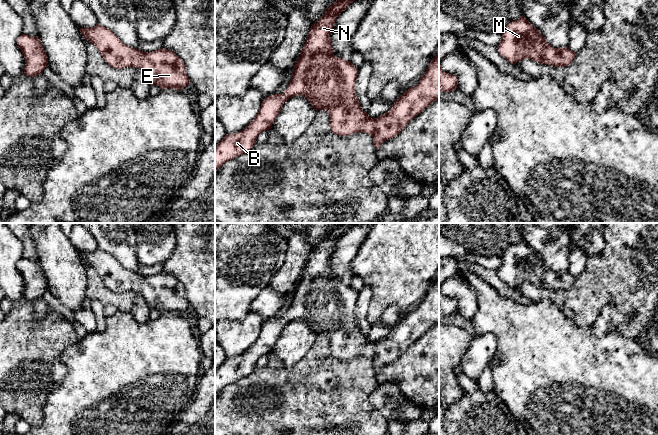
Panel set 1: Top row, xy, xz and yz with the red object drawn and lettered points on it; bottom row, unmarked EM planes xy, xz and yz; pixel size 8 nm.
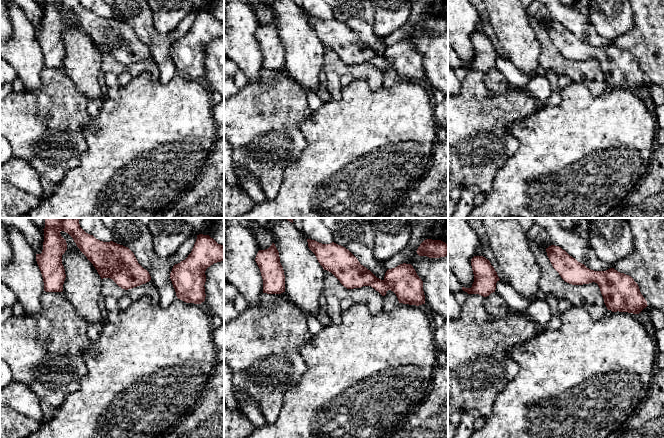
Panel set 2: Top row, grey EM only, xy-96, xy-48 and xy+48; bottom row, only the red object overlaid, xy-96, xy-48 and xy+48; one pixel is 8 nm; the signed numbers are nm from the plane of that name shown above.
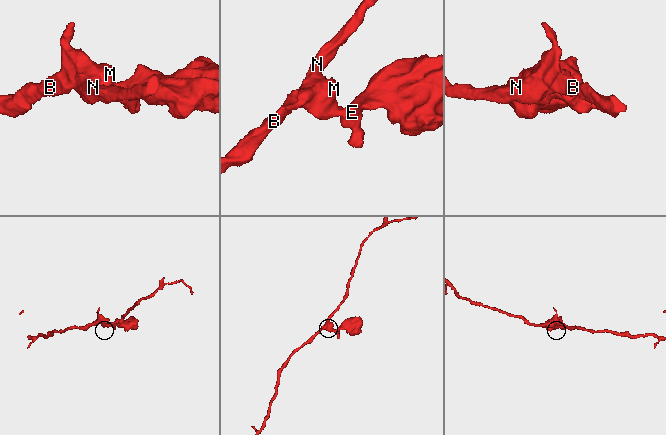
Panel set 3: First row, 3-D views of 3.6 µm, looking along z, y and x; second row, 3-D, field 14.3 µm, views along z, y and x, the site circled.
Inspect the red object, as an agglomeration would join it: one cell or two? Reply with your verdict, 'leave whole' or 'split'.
leave whole

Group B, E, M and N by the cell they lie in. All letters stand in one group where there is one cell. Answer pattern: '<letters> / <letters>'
B E M N

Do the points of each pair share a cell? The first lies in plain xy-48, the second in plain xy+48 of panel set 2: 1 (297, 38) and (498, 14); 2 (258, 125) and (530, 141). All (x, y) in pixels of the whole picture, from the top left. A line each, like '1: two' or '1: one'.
1: one
2: two

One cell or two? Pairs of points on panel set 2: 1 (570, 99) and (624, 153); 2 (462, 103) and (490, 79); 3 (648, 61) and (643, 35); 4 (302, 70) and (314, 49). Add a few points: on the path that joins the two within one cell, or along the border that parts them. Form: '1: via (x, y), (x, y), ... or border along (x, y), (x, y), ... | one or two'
1: via (583, 112), (611, 140) | one
2: border along (484, 73), (484, 84), (493, 92) | two
3: via (648, 55), (648, 41) | one
4: via (304, 65), (304, 59), (309, 54) | one

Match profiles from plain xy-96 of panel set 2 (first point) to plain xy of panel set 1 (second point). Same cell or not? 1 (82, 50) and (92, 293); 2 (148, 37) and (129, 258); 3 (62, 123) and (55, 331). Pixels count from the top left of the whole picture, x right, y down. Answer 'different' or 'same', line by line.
1: different
2: same
3: same

